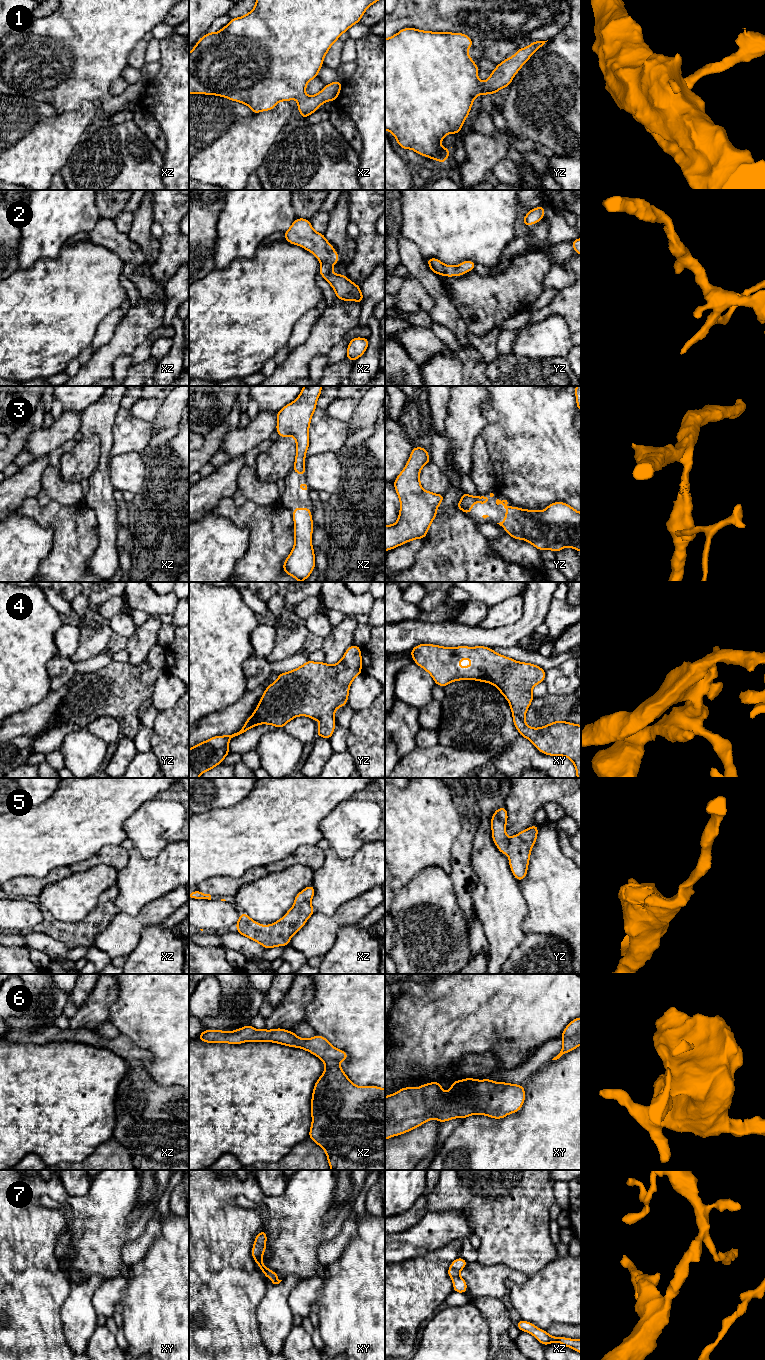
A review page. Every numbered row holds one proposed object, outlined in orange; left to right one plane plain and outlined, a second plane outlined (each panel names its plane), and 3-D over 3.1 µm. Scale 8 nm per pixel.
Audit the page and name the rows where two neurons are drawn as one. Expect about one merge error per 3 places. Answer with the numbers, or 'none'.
none

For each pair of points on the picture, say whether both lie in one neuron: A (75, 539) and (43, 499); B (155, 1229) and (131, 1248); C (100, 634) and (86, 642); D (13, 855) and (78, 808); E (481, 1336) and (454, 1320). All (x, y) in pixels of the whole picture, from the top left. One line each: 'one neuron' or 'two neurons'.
A: two neurons
B: one neuron
C: one neuron
D: one neuron
E: one neuron

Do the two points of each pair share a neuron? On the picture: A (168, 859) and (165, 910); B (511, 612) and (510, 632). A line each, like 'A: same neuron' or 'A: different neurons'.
A: different neurons
B: different neurons

